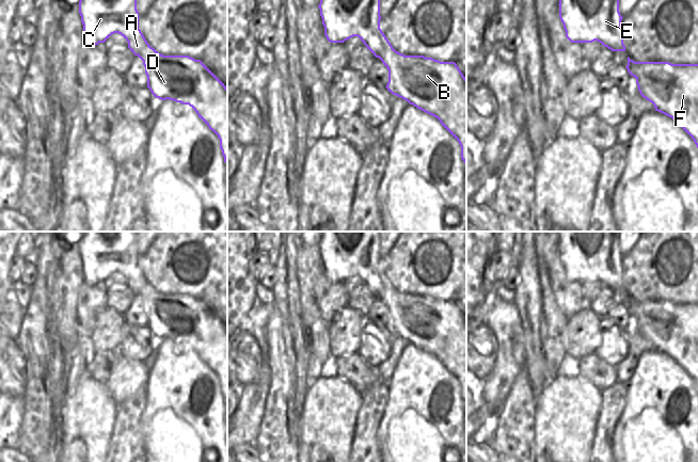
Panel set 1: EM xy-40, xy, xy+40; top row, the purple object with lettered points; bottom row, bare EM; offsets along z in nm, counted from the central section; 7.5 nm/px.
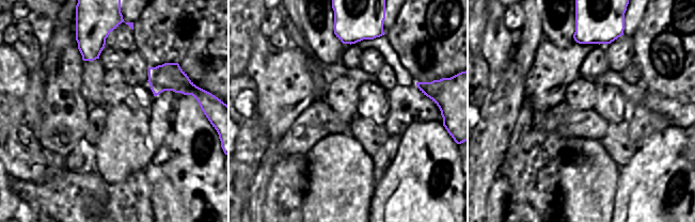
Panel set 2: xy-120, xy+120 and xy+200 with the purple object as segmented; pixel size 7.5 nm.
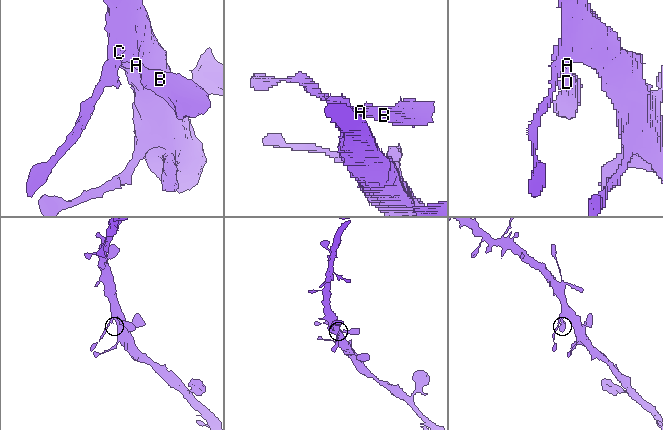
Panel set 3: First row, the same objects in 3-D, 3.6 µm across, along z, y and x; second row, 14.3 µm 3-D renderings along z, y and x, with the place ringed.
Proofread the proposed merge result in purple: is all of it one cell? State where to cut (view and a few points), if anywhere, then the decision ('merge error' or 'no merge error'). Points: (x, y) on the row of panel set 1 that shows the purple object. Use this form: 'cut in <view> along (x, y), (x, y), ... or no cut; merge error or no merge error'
no cut; no merge error

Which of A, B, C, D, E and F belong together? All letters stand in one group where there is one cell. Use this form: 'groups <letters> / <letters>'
groups A B C D E F

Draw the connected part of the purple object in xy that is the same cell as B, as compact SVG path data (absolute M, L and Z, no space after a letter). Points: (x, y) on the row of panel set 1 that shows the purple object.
M320 0L318 7L327 39L330 43L344 43L358 36L388 69L385 86L388 92L437 117L459 142L461 159L466 164L466 78L457 64L396 51L380 29L380 0Z

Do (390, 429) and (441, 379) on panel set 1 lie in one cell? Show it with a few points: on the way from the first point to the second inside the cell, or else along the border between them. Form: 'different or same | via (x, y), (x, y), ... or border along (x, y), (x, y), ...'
same | via (402, 417), (428, 392)

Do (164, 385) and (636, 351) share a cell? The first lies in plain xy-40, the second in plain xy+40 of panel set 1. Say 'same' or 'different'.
different

